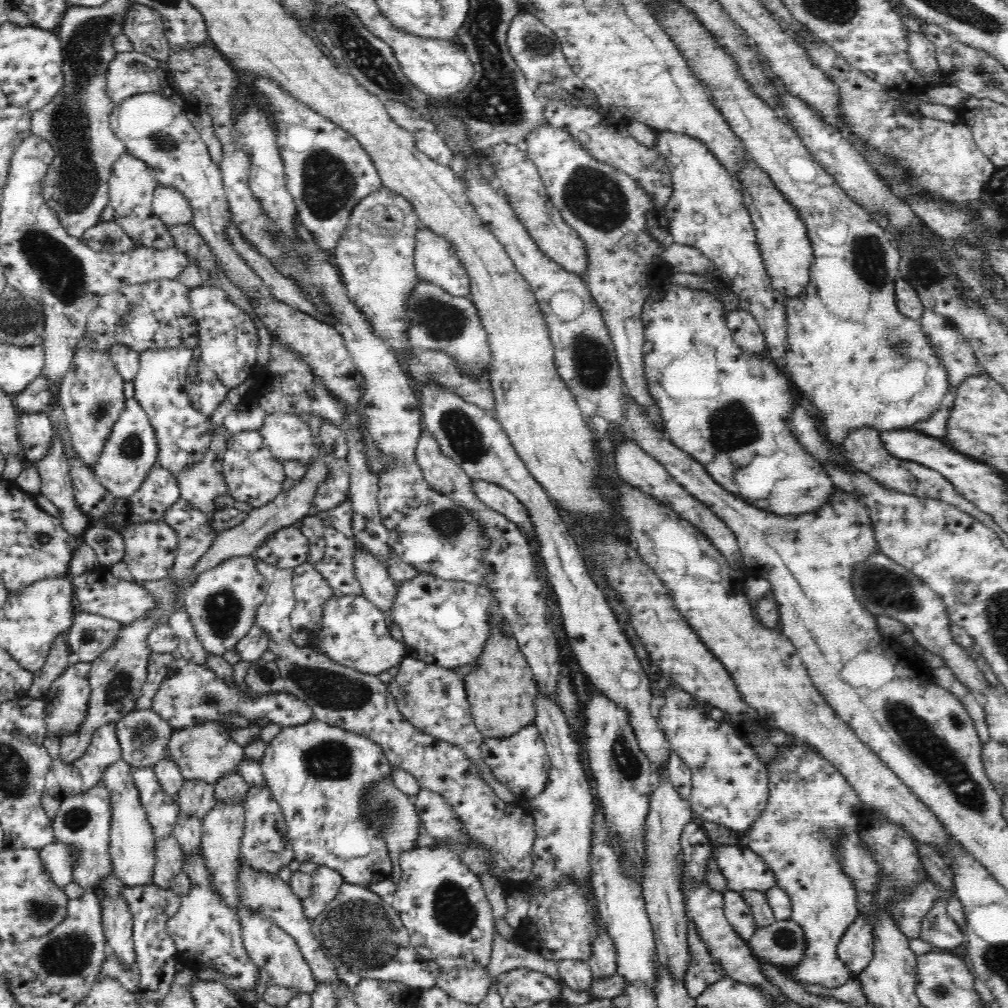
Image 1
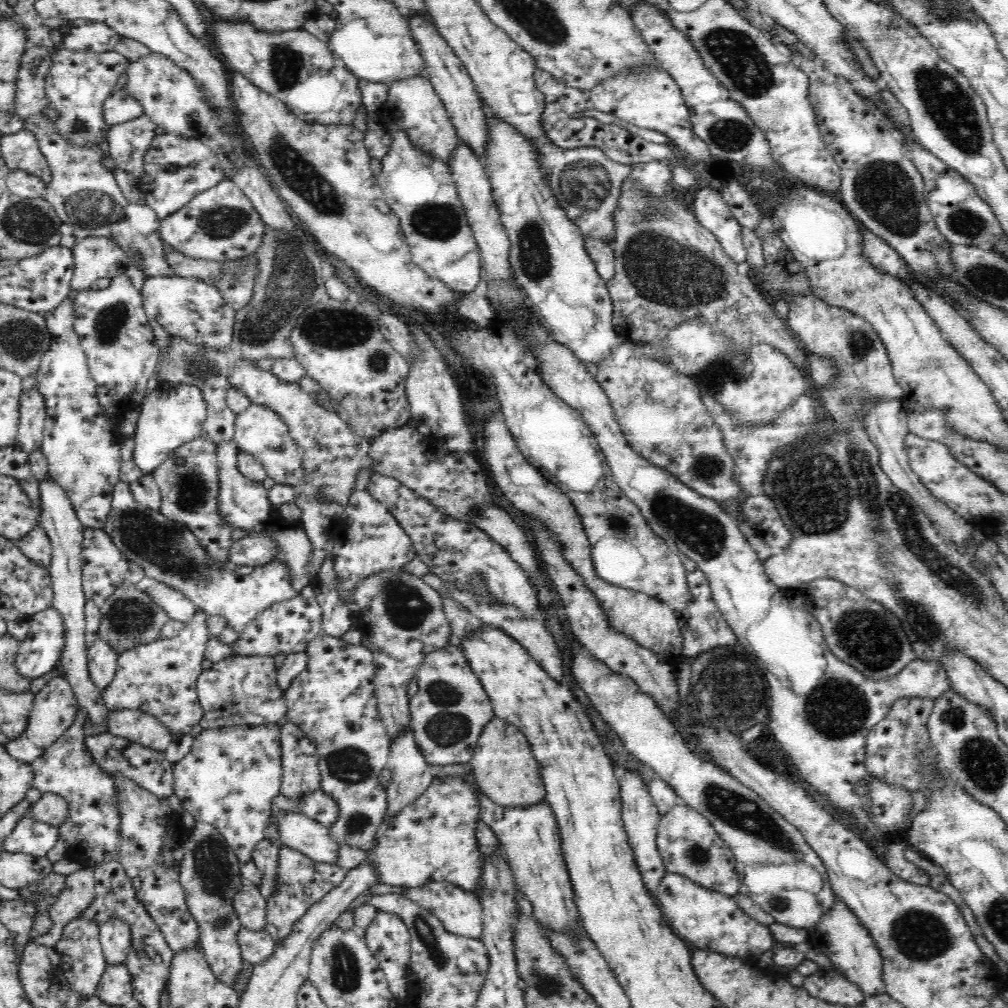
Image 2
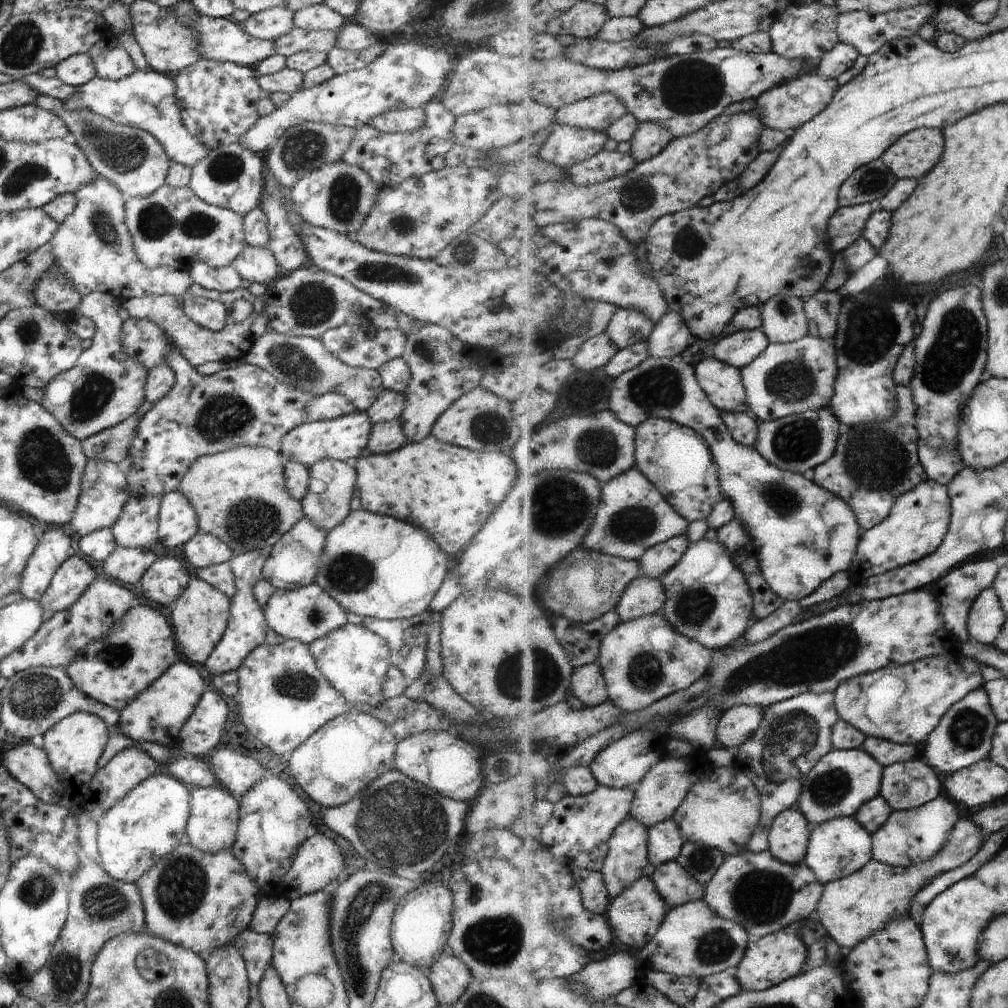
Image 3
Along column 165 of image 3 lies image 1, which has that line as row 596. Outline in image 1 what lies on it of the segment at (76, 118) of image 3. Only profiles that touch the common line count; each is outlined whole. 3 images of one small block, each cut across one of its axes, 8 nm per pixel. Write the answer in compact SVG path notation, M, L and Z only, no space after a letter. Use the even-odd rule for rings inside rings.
M169 578L147 581L143 586L152 593L152 597L156 601L154 614L150 618L140 618L128 626L122 626L122 632L118 634L118 642L114 642L114 646L91 662L92 668L89 674L91 693L86 718L76 730L73 730L72 734L61 736L60 757L65 762L76 762L78 758L82 757L86 748L91 744L96 730L100 726L115 723L119 718L134 710L136 702L141 696L141 688L147 677L147 666L151 653L146 635L156 625L168 620L169 614L173 611L173 600L175 599L175 594L173 594L175 584Z

